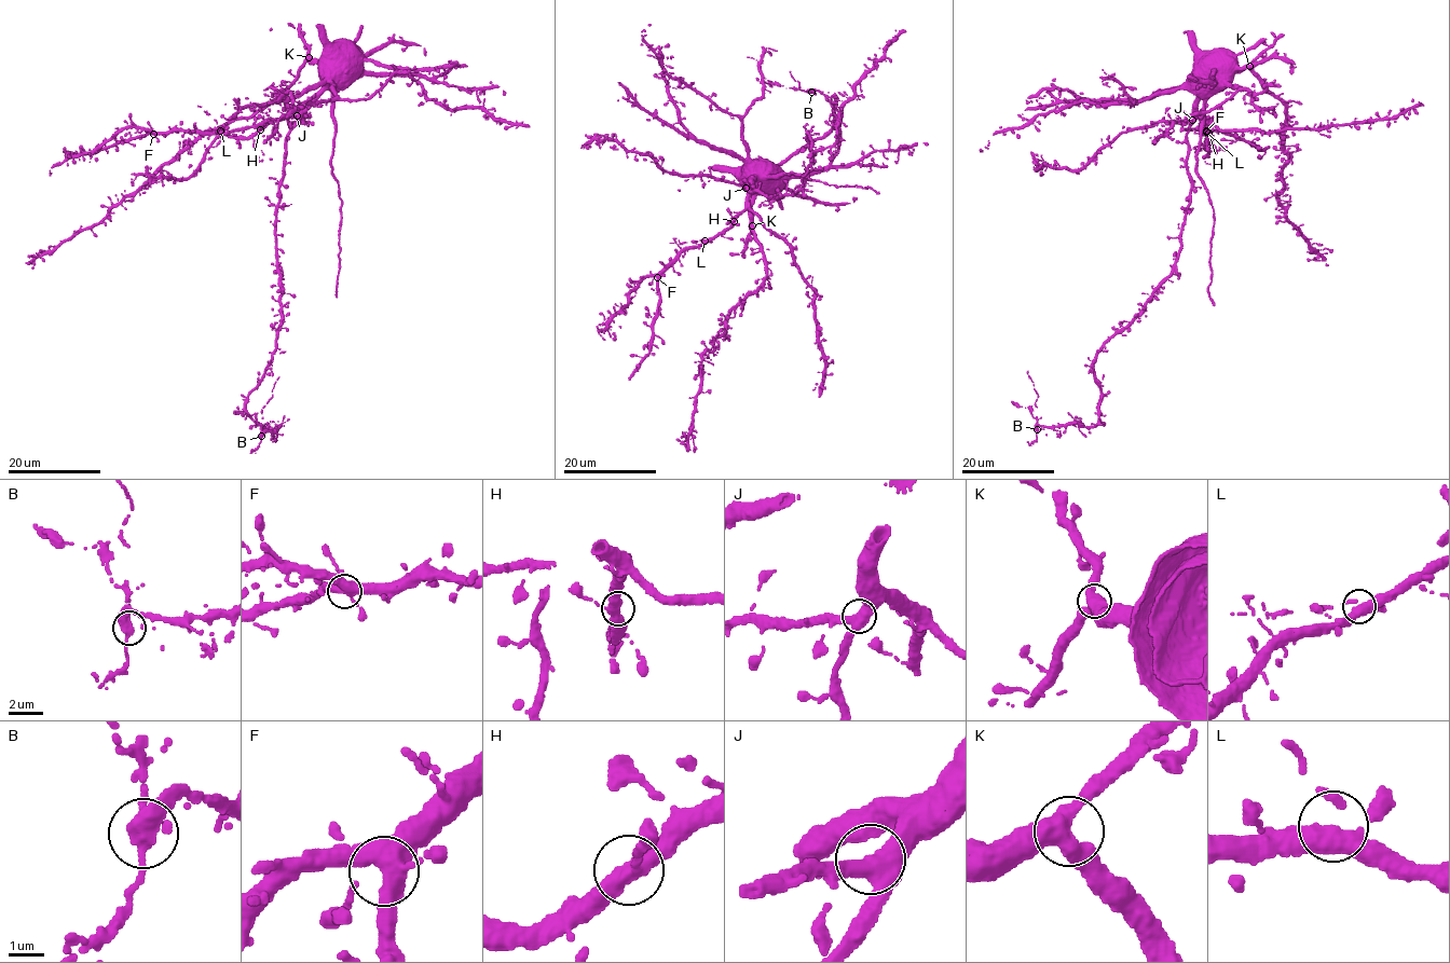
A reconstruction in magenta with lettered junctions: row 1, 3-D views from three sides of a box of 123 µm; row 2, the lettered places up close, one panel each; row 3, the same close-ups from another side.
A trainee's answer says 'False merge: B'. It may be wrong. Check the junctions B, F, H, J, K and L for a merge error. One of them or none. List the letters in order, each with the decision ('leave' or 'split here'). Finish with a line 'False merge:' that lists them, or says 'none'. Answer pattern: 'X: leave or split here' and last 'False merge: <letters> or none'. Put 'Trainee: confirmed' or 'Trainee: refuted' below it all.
B: split here
F: leave
H: leave
J: leave
K: leave
L: leave
False merge: B
Trainee: confirmed

